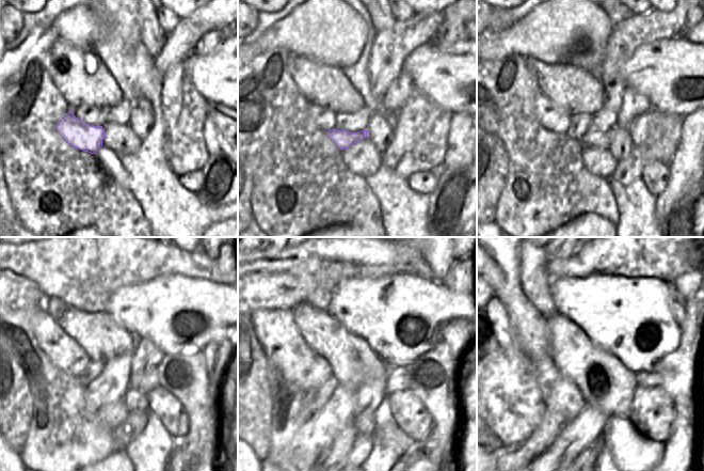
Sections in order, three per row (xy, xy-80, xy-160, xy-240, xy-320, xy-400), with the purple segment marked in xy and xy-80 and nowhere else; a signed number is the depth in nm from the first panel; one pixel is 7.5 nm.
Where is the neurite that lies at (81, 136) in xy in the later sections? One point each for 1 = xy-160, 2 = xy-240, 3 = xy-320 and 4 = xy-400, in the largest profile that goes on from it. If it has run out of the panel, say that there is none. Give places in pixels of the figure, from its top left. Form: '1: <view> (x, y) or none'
1: xy-160 (602, 140)
2: xy-240 (148, 382)
3: xy-320 (397, 380)
4: xy-400 (644, 378)

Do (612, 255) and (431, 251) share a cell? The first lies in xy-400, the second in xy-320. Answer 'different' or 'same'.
different

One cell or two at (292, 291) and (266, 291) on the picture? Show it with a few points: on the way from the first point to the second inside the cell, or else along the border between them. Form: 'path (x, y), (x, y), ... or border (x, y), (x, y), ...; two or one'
path (286, 291), (272, 291); one

